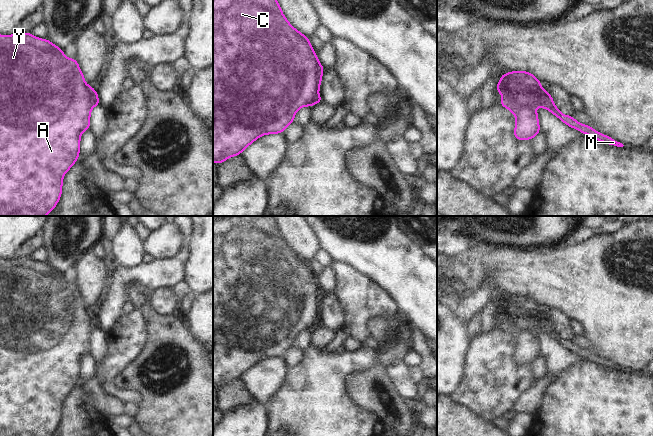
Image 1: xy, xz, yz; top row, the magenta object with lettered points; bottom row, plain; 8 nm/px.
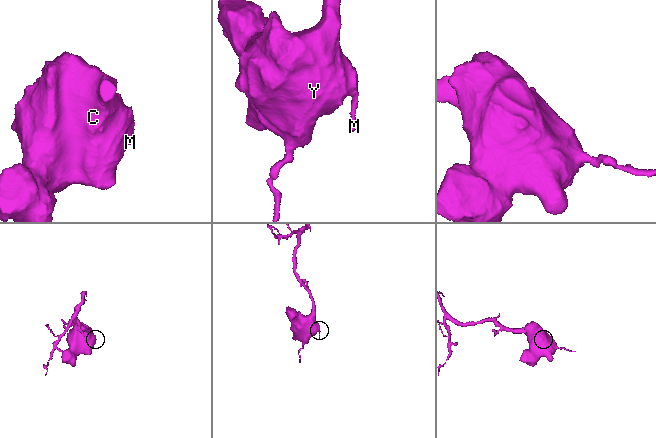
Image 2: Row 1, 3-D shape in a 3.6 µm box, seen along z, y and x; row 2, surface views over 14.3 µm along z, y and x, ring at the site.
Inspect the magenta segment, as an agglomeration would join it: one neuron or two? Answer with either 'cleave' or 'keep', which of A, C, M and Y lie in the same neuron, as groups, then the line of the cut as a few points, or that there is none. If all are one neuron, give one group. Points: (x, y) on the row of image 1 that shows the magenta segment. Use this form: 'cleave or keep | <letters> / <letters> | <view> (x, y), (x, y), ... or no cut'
cleave | A C Y / M | xz (318, 62), (315, 68), (317, 94), (309, 105)

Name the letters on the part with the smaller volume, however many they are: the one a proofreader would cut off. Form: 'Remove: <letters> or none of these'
Remove: M

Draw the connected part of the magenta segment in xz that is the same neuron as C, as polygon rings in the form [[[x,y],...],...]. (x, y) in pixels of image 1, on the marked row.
[[[213,0],[213,162],[239,155],[260,136],[284,132],[298,109],[314,102],[318,63],[309,38],[290,25],[277,0]]]

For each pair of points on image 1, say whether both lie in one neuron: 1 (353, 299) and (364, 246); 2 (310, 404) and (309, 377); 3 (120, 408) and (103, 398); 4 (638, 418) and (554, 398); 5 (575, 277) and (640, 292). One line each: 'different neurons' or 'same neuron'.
1: different neurons
2: same neuron
3: same neuron
4: same neuron
5: same neuron

